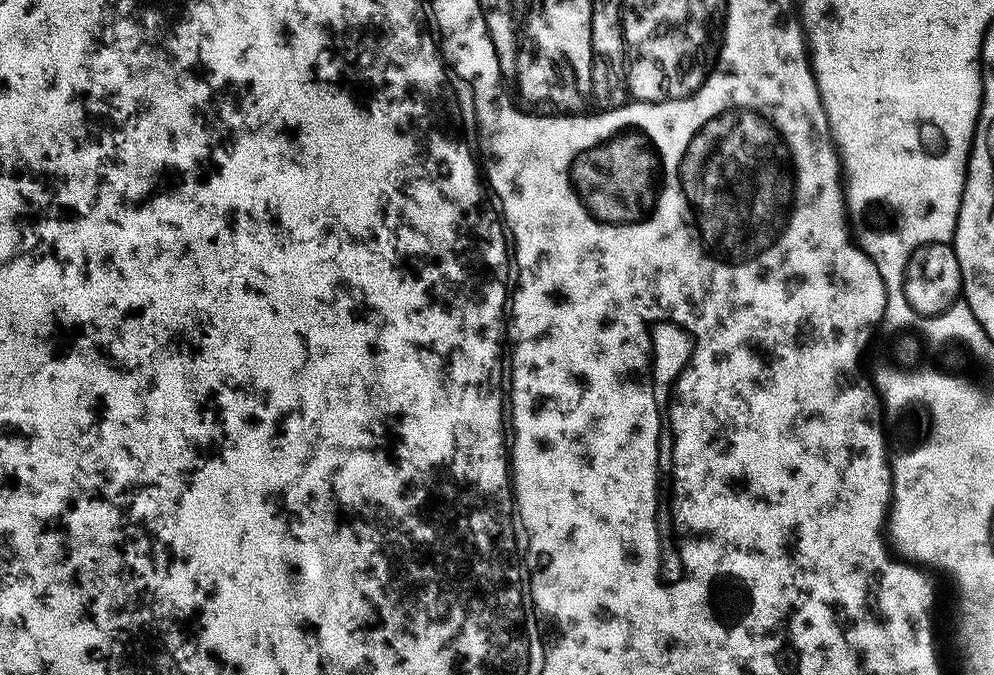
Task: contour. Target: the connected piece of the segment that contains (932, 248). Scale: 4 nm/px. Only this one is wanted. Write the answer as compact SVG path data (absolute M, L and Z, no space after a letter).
M931 239L923 240L908 252L904 268L900 268L900 300L904 300L904 306L913 314L919 314L922 321L947 315L951 307L961 303L963 291L955 247L940 239Z

